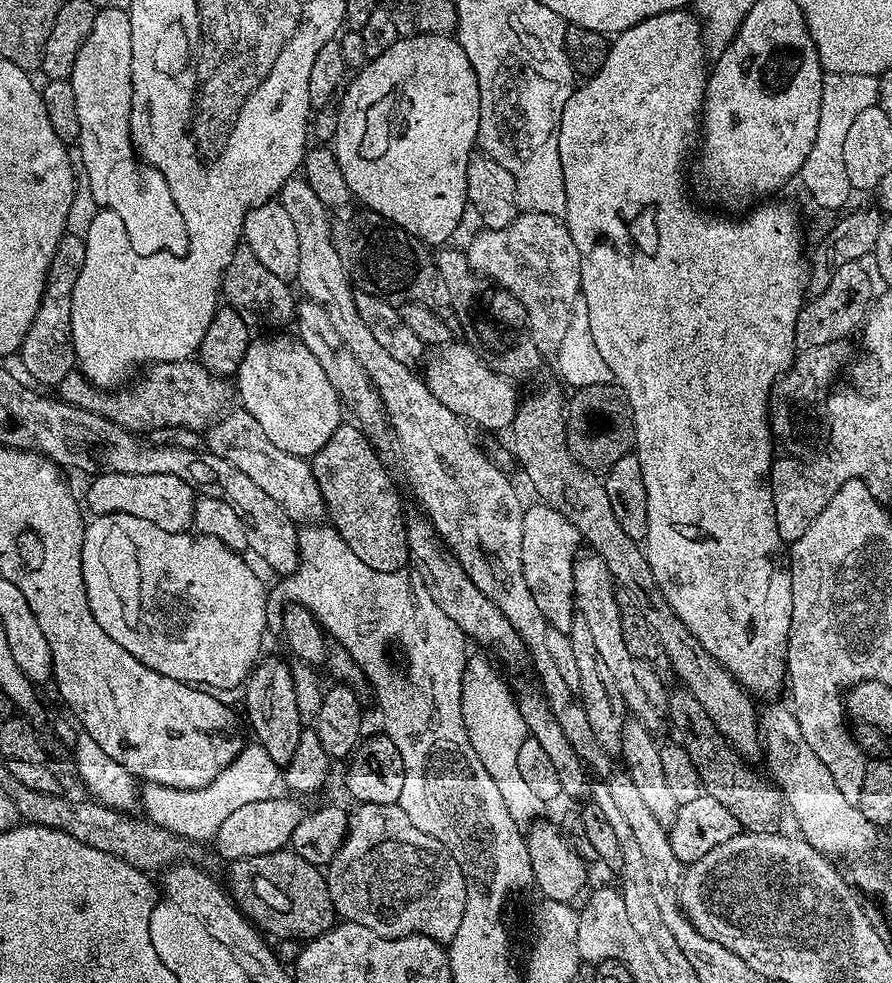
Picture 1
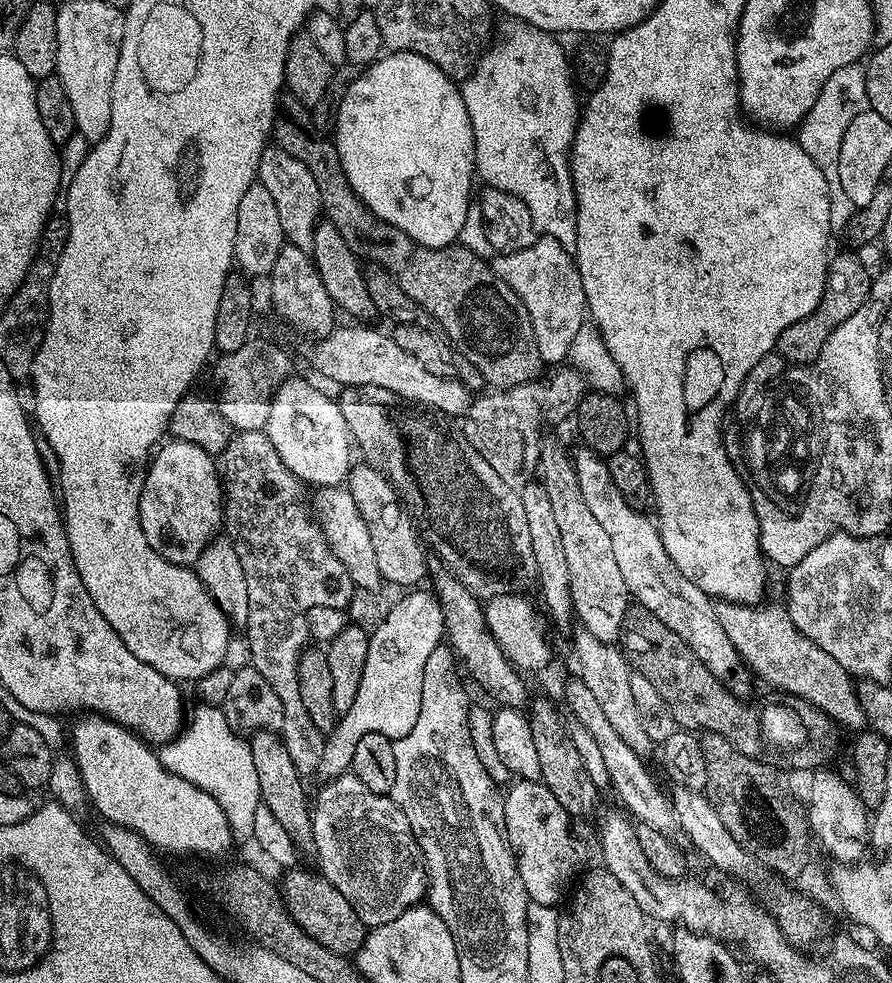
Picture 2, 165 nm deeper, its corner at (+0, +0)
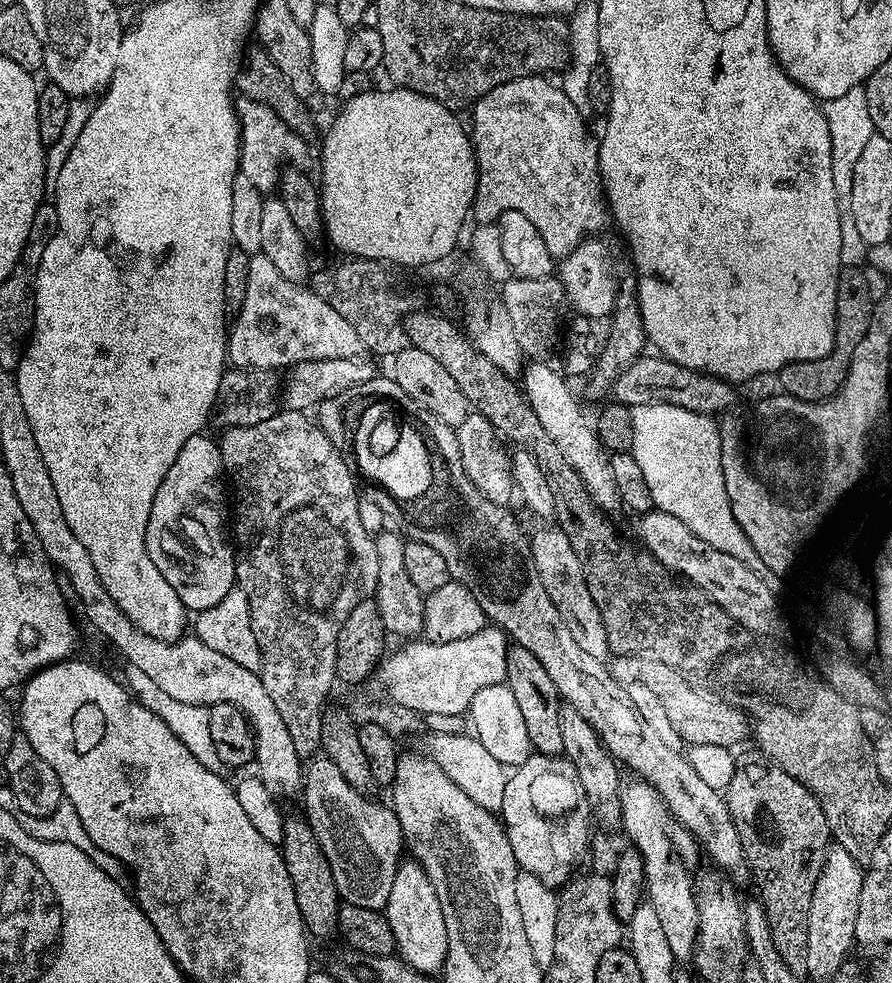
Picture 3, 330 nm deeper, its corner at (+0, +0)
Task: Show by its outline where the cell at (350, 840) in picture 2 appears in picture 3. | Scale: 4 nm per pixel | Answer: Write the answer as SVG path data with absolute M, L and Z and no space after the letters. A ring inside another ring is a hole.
M316 758L309 764L312 765L310 765L309 768L307 765L302 772L302 797L304 796L304 809L302 809L302 812L308 821L308 825L314 830L314 838L318 838L318 846L322 846L322 854L326 854L326 862L330 862L330 870L334 874L334 882L340 891L341 901L343 901L344 904L352 904L356 908L375 908L377 910L383 910L388 904L390 886L394 886L396 871L400 869L402 863L400 851L405 851L406 848L404 832L400 829L400 823L398 822L395 812L392 811L391 807L384 805L383 808L382 805L375 804L372 800L367 800L369 797L365 795L365 793L354 790L354 786L350 786L350 782L346 782L346 778L342 778L342 773L338 770L338 766L334 766L334 762L323 758Z

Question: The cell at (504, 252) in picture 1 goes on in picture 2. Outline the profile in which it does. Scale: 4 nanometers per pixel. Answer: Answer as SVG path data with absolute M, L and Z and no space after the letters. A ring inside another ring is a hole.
M540 236L526 250L496 254L490 260L494 274L518 294L530 314L530 326L534 326L534 342L538 342L538 354L545 365L560 366L568 359L568 351L574 342L574 334L586 322L586 294L582 290L582 278L576 269L576 261L569 249L562 247L554 238Z

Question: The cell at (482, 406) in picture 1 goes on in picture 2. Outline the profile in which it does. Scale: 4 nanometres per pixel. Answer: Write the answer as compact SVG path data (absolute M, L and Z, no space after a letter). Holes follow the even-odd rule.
M372 326L352 327L356 328L333 327L332 333L315 341L312 364L326 379L333 380L339 386L365 384L380 387L384 394L411 400L413 405L435 410L448 418L465 415L474 399L473 393L468 393L466 385L459 384L456 378L435 376L427 372L422 362L408 356L406 350L402 350L402 346L398 346L398 342L394 342L387 331L379 332L376 328L368 328Z

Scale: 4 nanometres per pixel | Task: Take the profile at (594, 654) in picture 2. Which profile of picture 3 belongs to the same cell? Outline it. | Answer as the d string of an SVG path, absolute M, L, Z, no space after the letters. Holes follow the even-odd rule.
M559 531L540 532L530 540L530 563L532 571L542 582L542 590L550 594L550 602L554 602L554 610L558 610L558 618L562 618L562 626L570 630L574 642L586 650L586 654L597 658L609 655L606 634L602 626L601 615L594 606L594 600L590 598L590 592L586 590L584 571L580 566L580 559L567 538Z

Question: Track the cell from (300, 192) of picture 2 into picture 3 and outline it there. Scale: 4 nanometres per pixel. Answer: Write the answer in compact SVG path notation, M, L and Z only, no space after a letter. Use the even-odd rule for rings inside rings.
M240 98L235 101L236 117L240 119L240 171L253 186L265 194L277 191L280 183L280 174L286 166L307 169L309 141L298 135L274 110L268 105Z

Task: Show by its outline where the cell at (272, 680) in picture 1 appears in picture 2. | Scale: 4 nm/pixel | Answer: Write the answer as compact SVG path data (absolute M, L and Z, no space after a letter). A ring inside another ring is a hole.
M257 730L250 736L250 754L254 754L254 771L258 774L260 803L264 804L278 822L286 827L286 834L295 842L301 853L313 851L312 847L312 809L310 796L304 793L305 777L294 770L294 761L286 750L284 741L272 730Z

